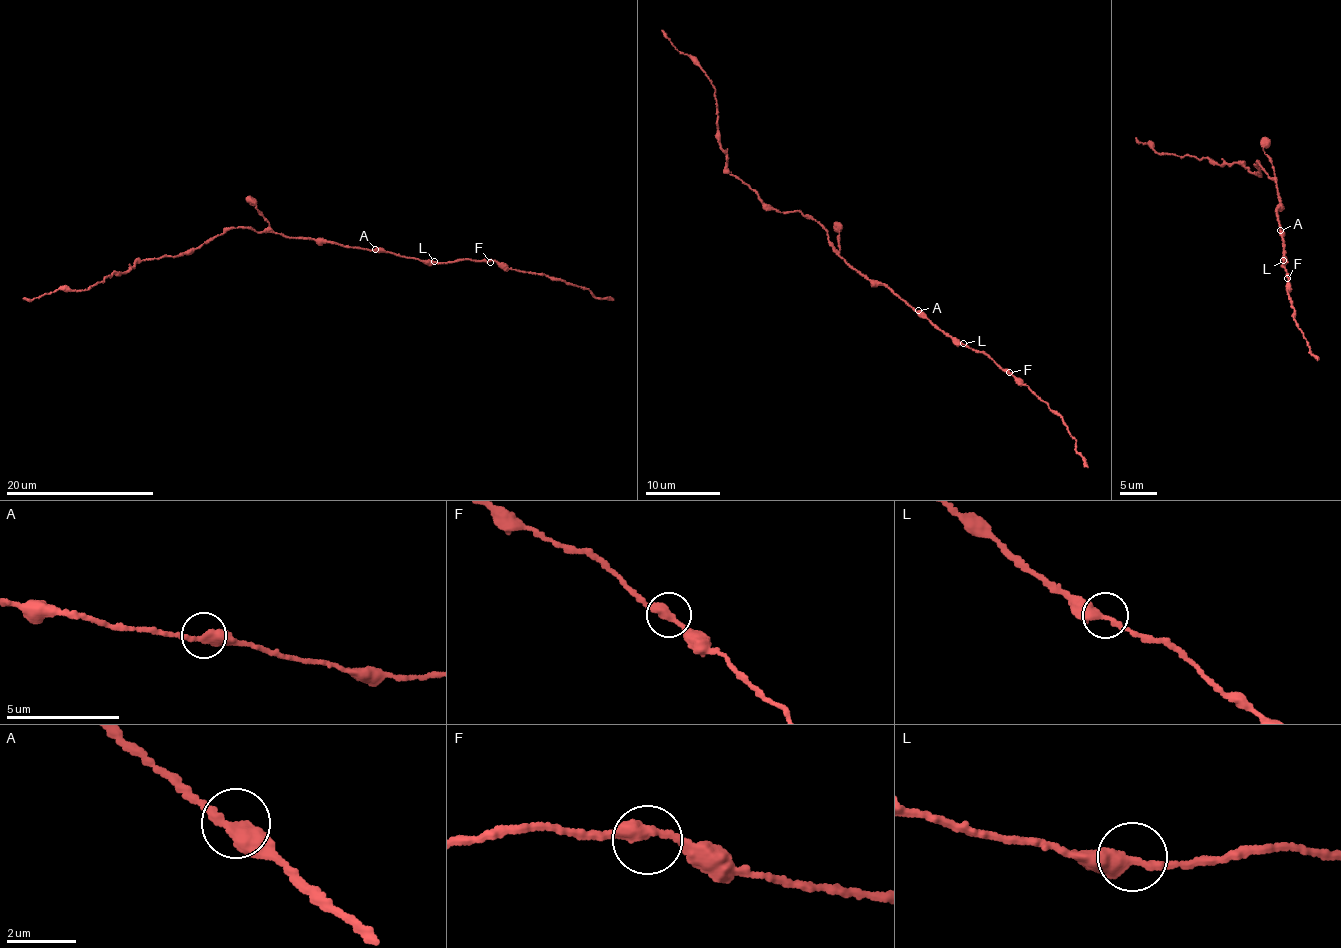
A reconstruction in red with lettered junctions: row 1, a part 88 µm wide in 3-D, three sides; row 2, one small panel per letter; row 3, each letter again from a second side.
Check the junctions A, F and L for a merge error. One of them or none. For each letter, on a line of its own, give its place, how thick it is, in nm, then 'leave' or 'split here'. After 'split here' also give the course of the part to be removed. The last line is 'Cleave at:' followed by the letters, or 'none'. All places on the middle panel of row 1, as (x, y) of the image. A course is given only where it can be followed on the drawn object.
A: place (918, 310); calibre 360 nm; leave
F: place (1009, 372); calibre 320 nm; leave
L: place (963, 343); calibre 360 nm; leave
Cleave at: none

